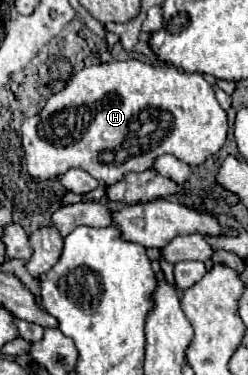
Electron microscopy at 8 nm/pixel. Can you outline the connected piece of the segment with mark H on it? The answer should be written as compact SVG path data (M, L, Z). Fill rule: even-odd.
M136 58L114 60L98 66L84 66L66 82L60 92L54 92L44 108L22 122L22 148L26 168L36 180L54 180L70 168L86 170L100 184L114 184L128 172L150 170L154 158L172 154L178 160L194 166L206 156L218 152L226 142L228 120L216 100L216 92L204 74L188 74L170 64L144 64Z

